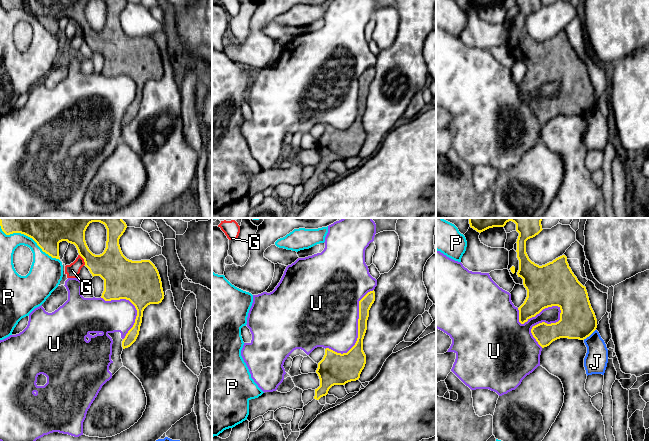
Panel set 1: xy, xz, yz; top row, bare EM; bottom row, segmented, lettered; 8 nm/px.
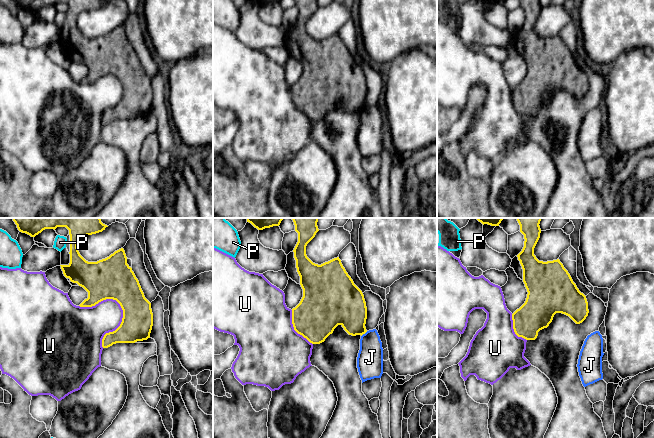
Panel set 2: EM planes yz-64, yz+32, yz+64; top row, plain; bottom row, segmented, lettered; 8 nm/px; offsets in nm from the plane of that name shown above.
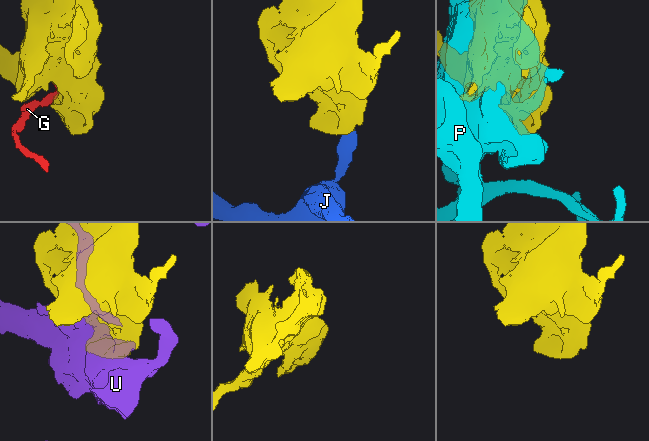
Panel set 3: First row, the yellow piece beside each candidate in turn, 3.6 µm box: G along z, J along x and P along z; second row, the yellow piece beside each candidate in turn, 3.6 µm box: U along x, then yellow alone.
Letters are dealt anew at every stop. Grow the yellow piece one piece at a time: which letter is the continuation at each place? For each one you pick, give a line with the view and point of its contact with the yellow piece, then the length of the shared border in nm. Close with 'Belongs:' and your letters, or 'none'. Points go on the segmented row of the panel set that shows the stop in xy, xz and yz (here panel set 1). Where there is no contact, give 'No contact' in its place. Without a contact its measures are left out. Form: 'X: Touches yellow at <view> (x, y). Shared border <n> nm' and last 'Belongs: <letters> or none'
Belongs: none

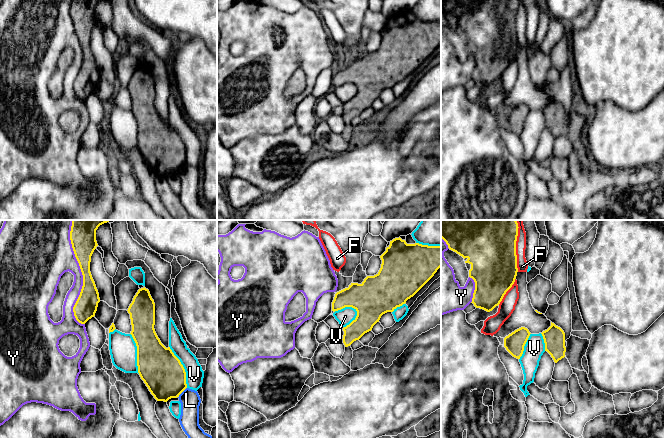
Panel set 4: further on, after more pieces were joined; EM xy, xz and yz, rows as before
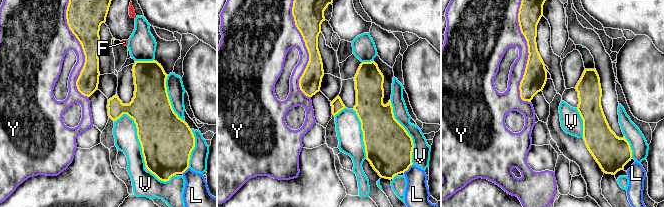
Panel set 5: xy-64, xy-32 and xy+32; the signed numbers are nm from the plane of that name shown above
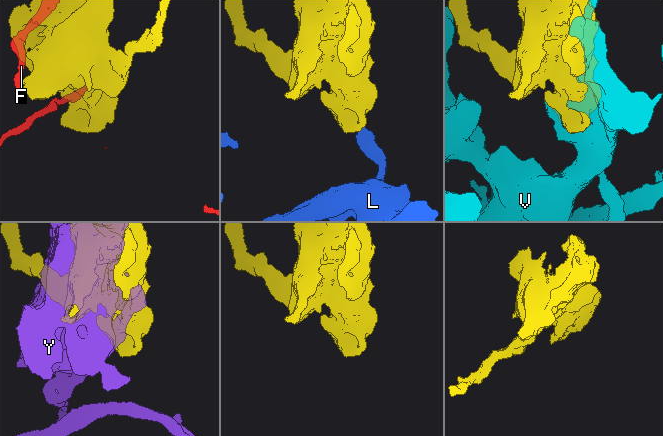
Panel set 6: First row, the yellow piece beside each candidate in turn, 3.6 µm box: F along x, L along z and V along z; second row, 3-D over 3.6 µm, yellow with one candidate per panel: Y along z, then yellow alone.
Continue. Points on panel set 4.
Belongs: none

